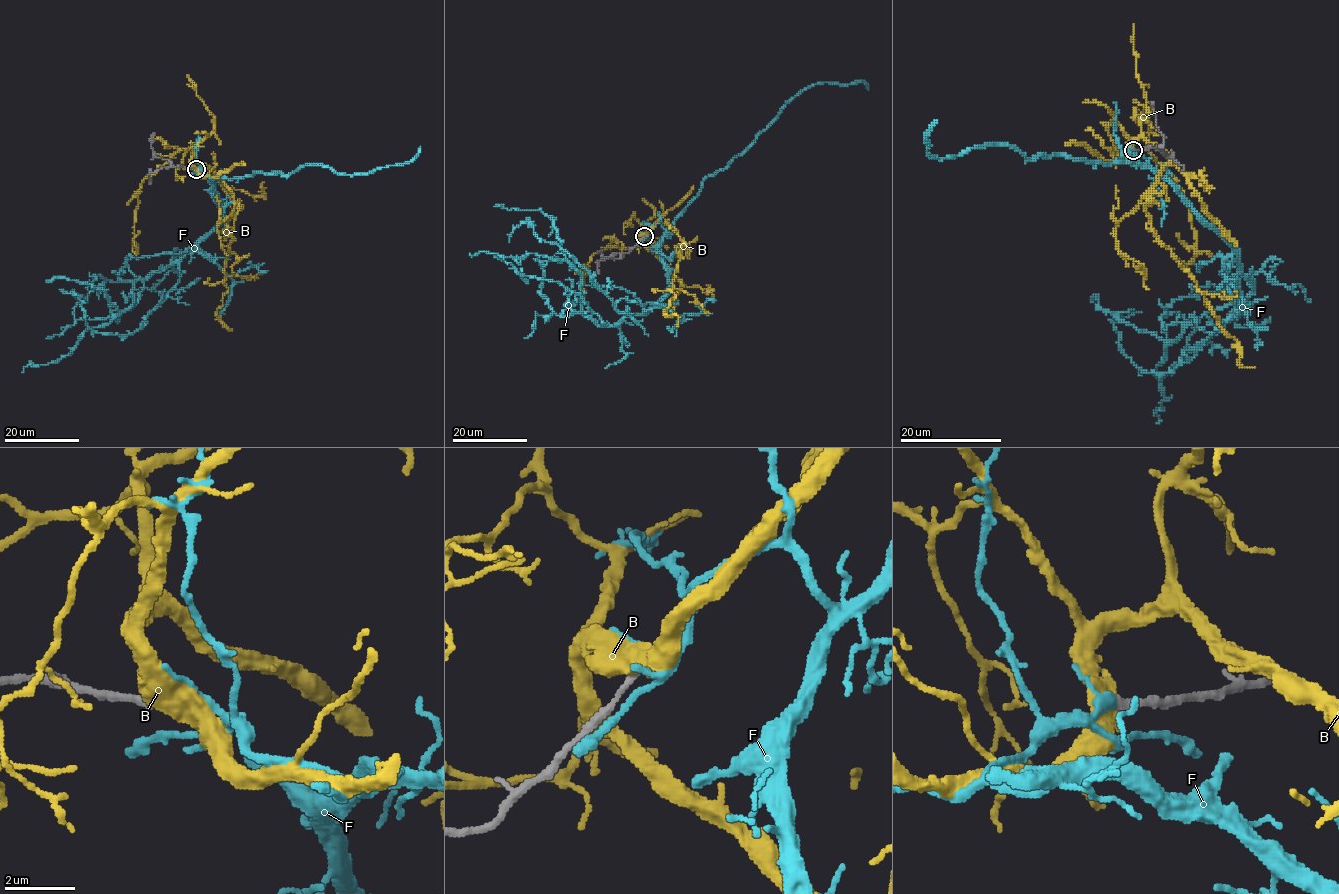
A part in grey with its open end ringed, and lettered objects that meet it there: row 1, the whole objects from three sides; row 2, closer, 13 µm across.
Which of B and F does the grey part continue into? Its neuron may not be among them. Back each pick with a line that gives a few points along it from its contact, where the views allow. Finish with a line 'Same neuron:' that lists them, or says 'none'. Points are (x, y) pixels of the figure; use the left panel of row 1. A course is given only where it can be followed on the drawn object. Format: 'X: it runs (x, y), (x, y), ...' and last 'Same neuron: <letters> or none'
F: it runs (196, 168), (216, 177), (221, 221), (138, 277), (133, 303), (87, 329), (67, 354), (21, 372)
Same neuron: F

